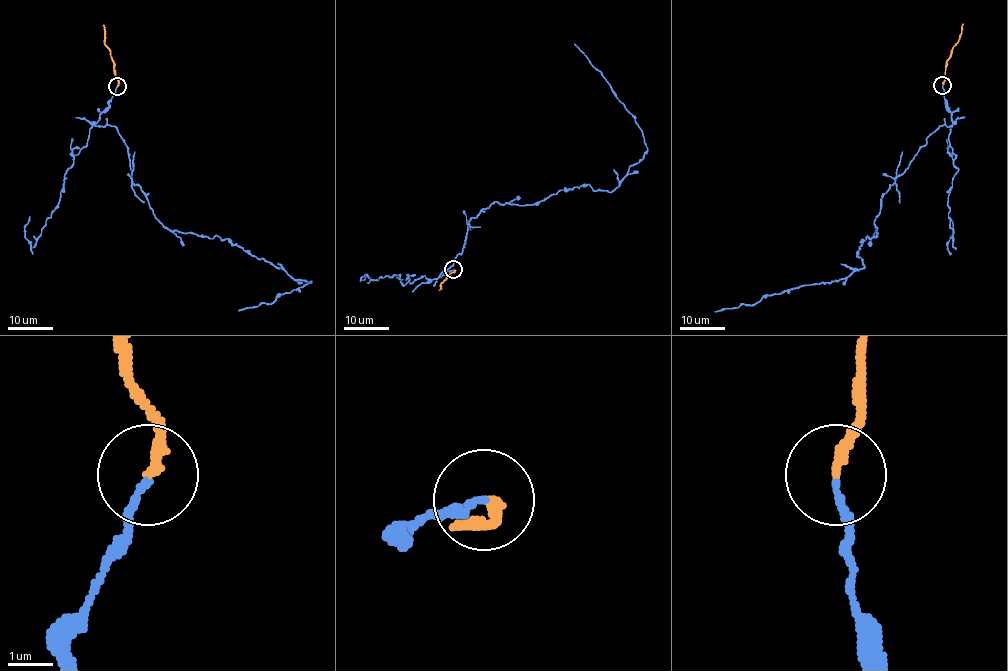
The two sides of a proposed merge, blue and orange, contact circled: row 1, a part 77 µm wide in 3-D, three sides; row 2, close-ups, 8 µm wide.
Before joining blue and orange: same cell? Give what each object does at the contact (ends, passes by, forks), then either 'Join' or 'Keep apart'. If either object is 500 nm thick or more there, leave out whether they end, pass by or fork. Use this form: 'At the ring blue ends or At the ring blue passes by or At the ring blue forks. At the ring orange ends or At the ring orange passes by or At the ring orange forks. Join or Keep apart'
At the ring blue ends. At the ring orange ends. Keep apart

